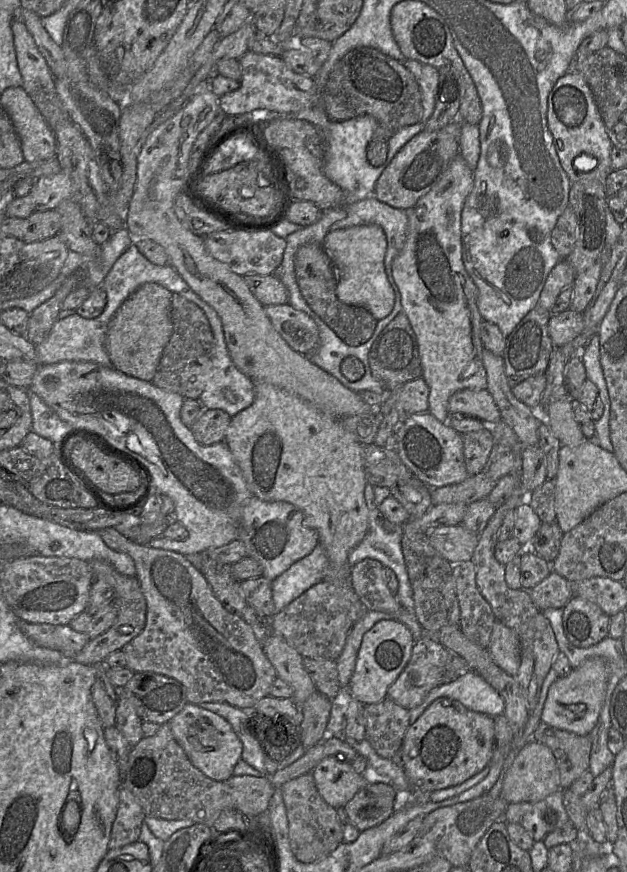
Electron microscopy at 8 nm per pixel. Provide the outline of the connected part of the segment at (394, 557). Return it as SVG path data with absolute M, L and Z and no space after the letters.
M369 509L368 530L363 540L350 552L350 566L365 558L378 560L384 567L390 568L398 580L398 590L395 593L399 603L413 609L413 591L407 574L404 555L401 547L401 527L389 528L378 509Z

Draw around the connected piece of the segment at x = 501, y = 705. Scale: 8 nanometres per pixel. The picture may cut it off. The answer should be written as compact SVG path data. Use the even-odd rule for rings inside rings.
M468 671L454 681L432 689L419 706L409 711L410 725L422 715L432 702L441 697L458 700L469 710L491 717L504 714L505 711L505 703L500 694L478 673Z

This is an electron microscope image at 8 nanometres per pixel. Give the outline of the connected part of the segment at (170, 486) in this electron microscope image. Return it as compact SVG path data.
M84 361L39 364L28 391L38 395L62 420L68 422L72 426L69 431L99 436L136 457L151 472L156 493L165 494L173 500L173 519L187 529L187 539L176 541L158 536L147 545L188 555L202 553L238 539L242 509L252 494L226 441L202 445L196 440L191 427L182 422L180 411L185 401L183 396L158 388L152 382L129 376L114 367Z

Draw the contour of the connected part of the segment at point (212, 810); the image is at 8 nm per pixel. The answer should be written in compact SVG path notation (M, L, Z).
M169 723L160 726L152 737L143 737L130 751L127 763L126 779L122 788L129 789L142 806L146 816L165 820L193 820L195 823L212 827L224 810L237 810L248 818L266 818L266 812L275 788L270 776L255 777L251 775L234 775L224 781L207 777L189 760L186 753L175 739Z

